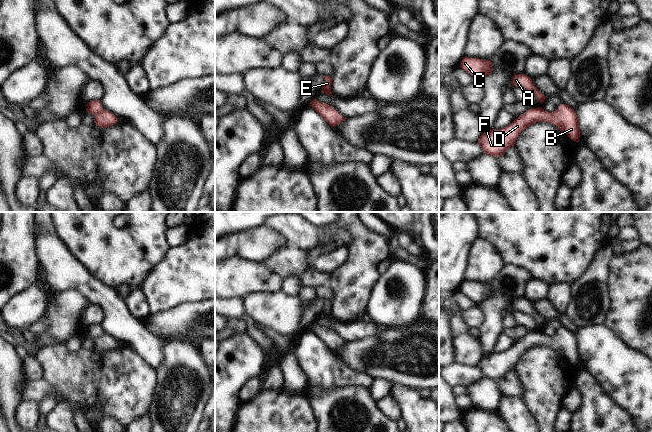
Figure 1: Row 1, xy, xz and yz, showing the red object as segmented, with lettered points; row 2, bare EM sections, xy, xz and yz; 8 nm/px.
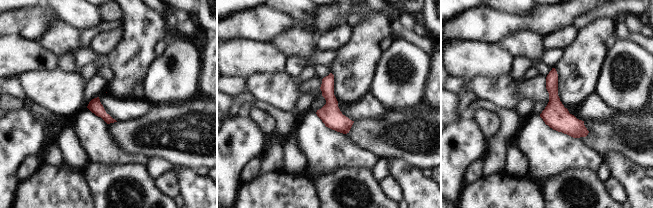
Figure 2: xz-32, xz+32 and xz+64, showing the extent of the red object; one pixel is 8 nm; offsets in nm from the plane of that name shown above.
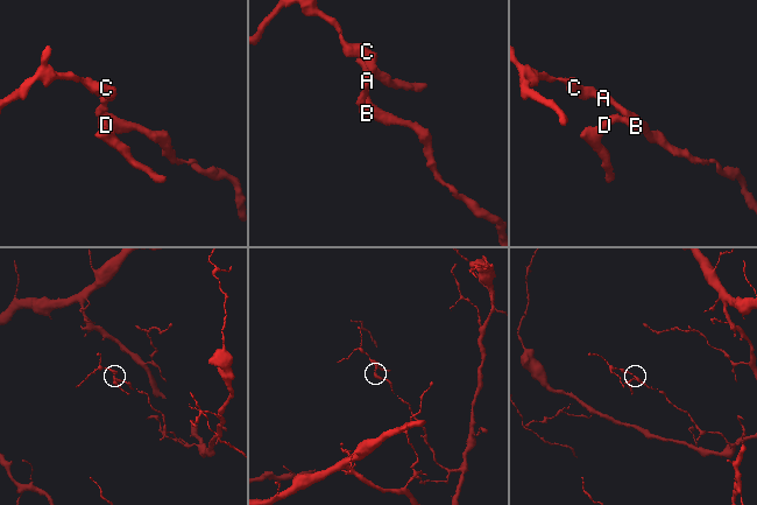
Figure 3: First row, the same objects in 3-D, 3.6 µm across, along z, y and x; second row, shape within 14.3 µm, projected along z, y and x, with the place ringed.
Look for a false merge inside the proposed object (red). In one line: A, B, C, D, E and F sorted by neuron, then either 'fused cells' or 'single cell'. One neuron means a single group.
groups A B C D E F; single cell

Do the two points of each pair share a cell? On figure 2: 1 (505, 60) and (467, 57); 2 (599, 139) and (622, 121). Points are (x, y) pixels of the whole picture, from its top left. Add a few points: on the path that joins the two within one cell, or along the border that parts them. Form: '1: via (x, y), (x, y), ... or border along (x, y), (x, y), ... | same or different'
1: via (496, 60), (476, 59) | same
2: via (605, 137), (616, 127) | same

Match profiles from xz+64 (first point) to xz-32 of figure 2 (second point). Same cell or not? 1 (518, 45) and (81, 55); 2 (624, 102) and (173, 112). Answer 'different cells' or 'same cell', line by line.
1: different cells
2: different cells

